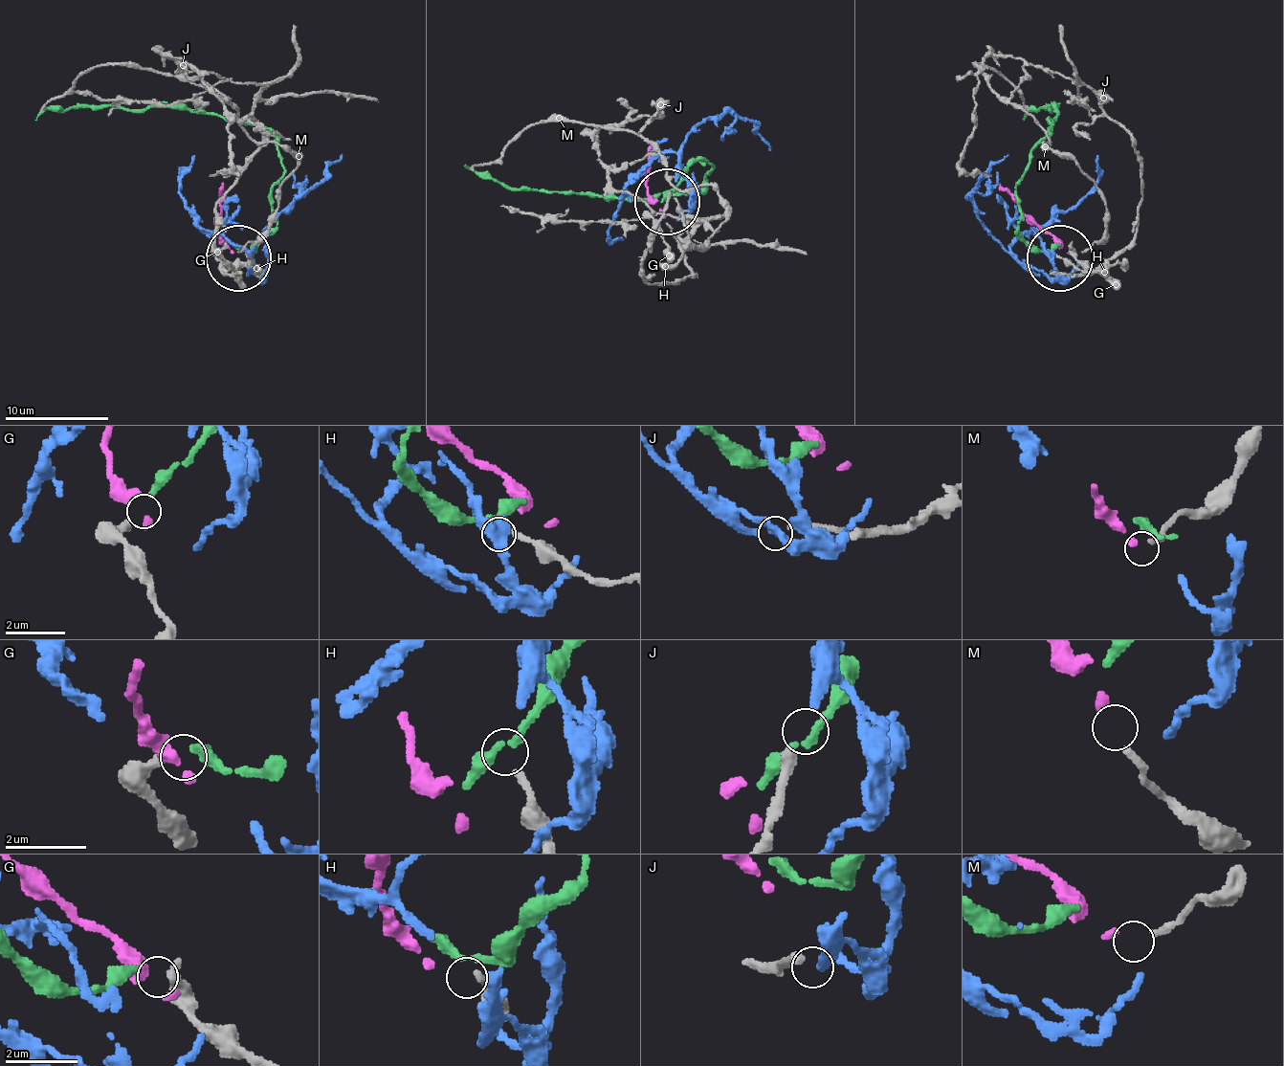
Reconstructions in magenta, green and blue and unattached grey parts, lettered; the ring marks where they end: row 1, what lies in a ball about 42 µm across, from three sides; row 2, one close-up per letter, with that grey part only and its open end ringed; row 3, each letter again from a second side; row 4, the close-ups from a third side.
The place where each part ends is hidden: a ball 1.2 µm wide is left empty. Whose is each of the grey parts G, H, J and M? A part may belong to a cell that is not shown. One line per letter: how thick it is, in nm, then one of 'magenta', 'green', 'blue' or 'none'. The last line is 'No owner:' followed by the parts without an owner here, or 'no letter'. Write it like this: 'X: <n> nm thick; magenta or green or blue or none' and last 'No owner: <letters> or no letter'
G: 360 nm thick; green
H: 160 nm thick; none
J: 240 nm thick; blue
M: 160 nm thick; magenta
No owner: H

